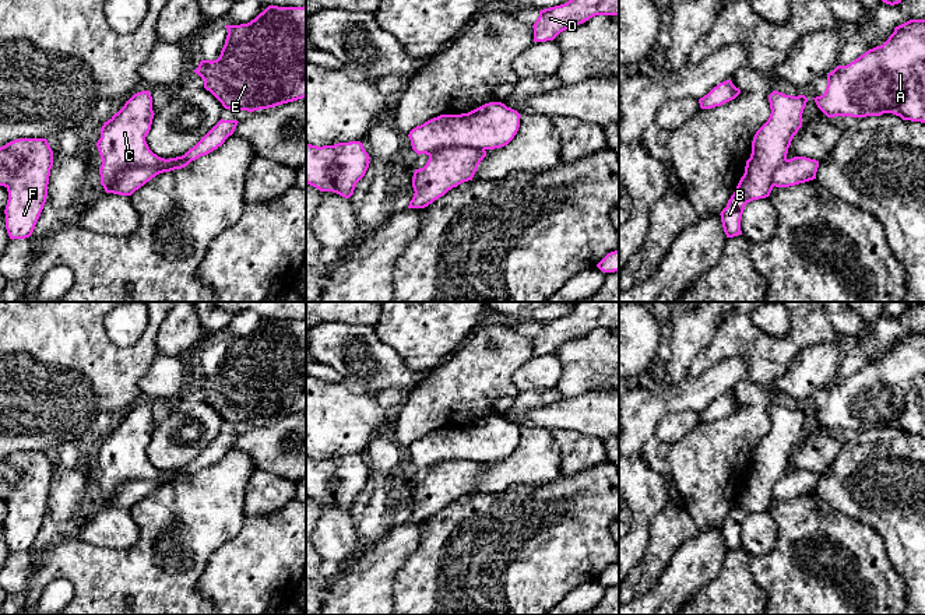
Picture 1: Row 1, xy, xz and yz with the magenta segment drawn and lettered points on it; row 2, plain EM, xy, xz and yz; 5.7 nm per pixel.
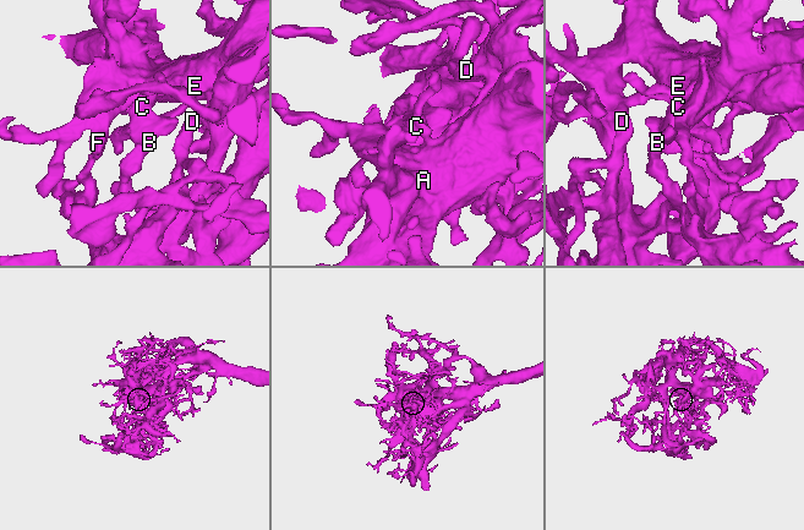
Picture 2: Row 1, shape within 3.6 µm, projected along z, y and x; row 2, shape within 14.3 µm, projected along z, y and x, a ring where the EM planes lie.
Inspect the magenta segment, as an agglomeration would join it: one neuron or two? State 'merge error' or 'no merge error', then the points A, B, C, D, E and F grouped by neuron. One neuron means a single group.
no merge error | A B C D E F

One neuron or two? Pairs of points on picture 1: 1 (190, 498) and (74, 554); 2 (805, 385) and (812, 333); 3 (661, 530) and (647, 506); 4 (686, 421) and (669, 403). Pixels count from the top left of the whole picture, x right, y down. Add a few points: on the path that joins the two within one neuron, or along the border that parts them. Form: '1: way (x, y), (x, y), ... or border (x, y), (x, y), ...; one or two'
1: way (162, 522), (134, 561), (106, 561); one
2: border (823, 341), (804, 347), (792, 358), (787, 369); two
3: border (672, 499), (650, 522), (650, 543), (646, 550); two
4: border (697, 411), (667, 414), (657, 424), (654, 435); two

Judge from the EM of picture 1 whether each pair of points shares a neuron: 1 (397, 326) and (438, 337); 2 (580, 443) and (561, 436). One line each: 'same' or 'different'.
1: same
2: same

